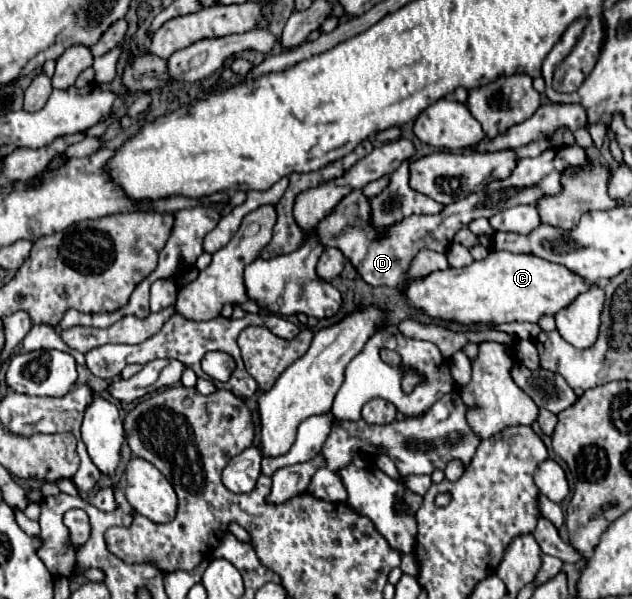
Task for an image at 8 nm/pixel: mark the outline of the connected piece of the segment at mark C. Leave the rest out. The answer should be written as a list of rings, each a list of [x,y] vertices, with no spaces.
[[[489,250],[485,260],[473,260],[463,268],[447,268],[431,272],[419,280],[411,280],[403,290],[407,306],[421,310],[429,318],[443,322],[457,322],[463,326],[471,324],[503,324],[503,322],[537,322],[545,314],[557,314],[581,290],[591,284],[577,278],[577,274],[533,258],[533,254],[511,254]]]

